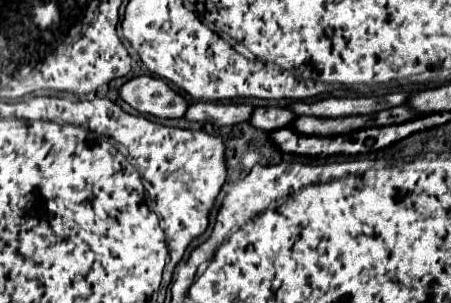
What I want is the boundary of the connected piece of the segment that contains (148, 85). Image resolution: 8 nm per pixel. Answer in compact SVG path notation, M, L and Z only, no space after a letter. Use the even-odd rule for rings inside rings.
M151 75L133 77L127 83L123 83L119 89L119 97L139 113L147 113L159 119L181 117L187 109L187 103L181 95L169 89L169 85L163 79Z

